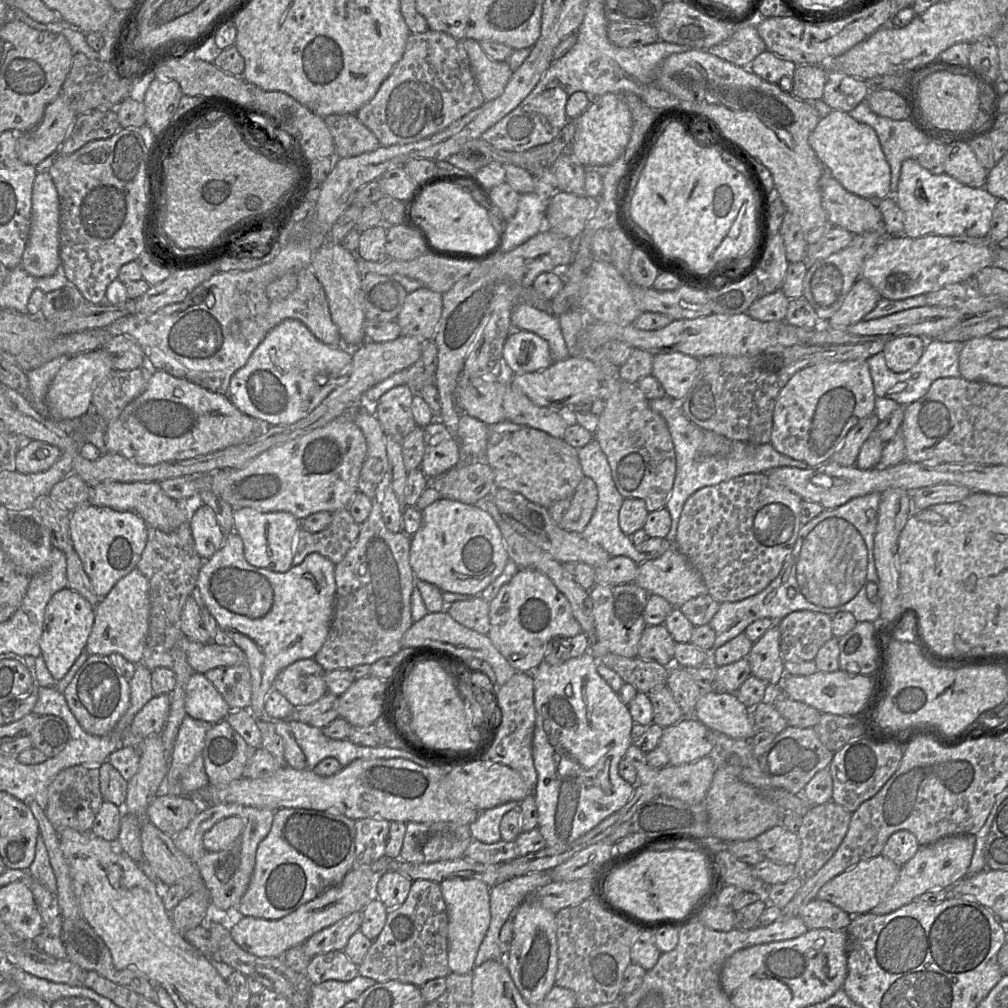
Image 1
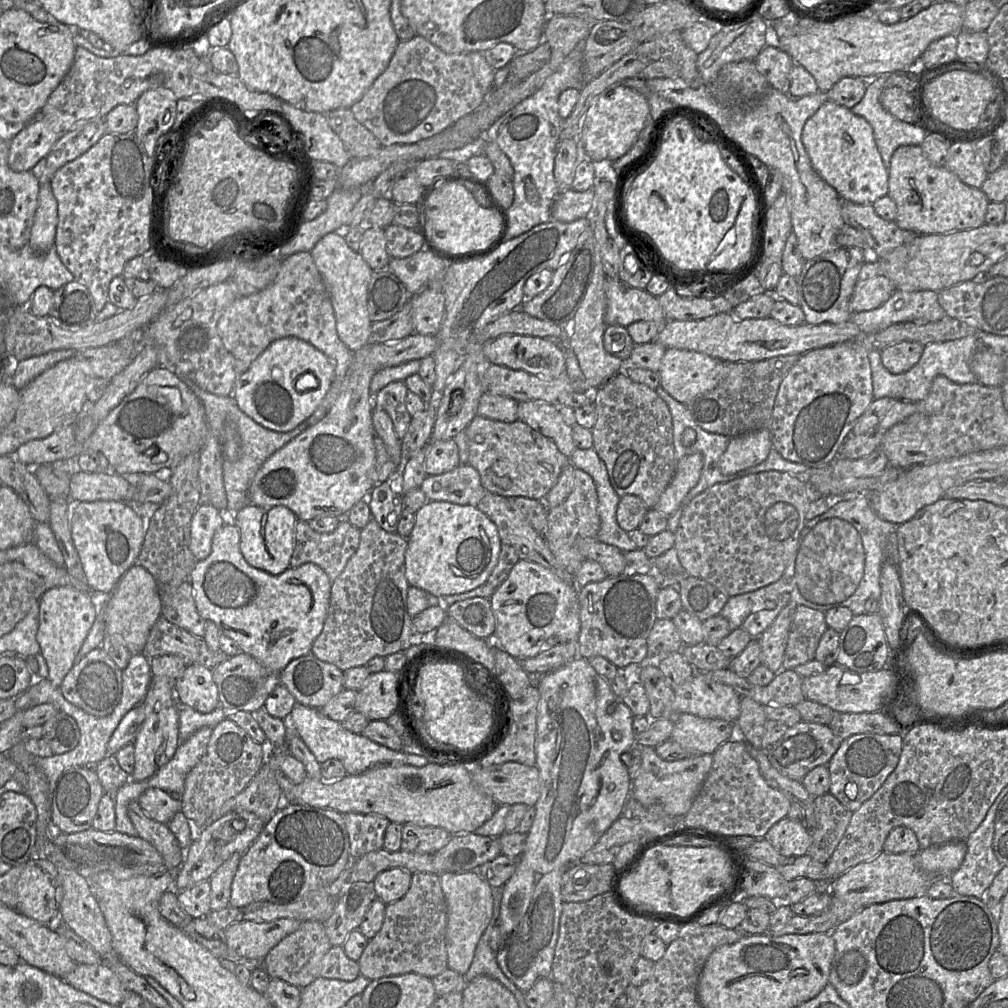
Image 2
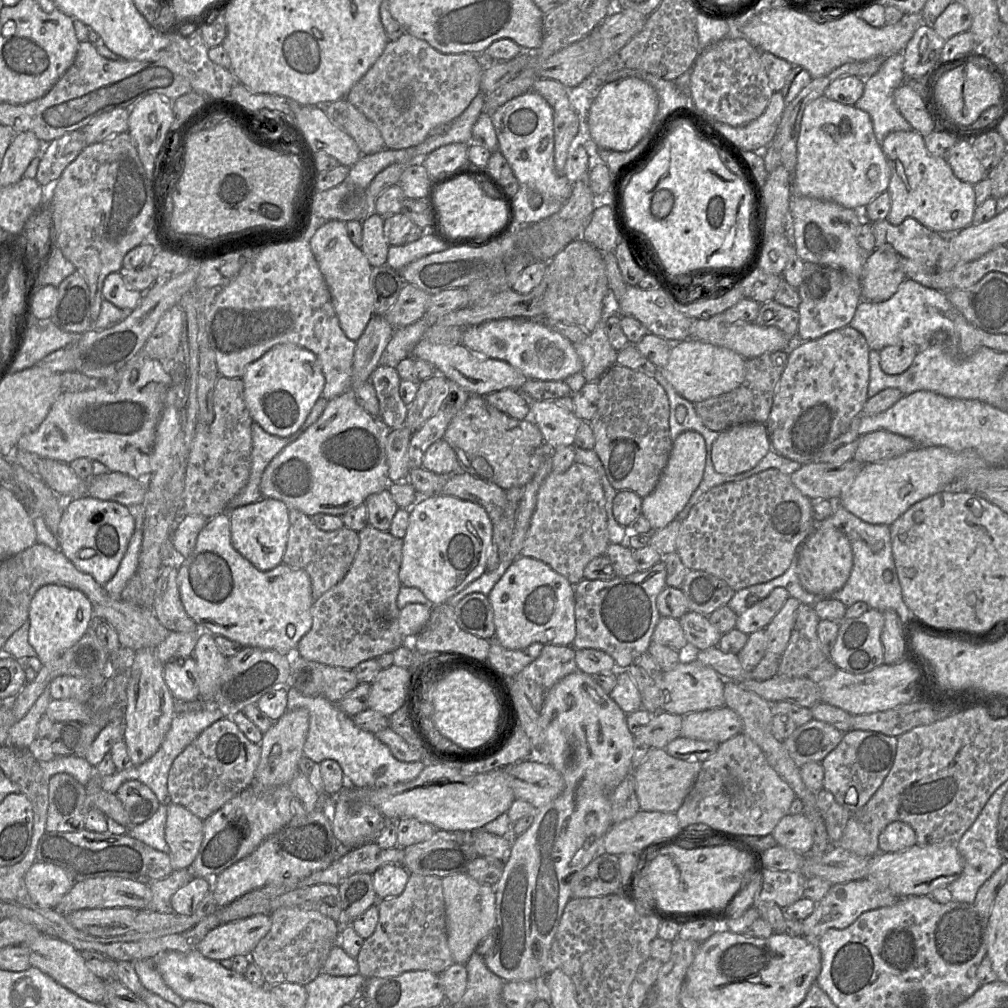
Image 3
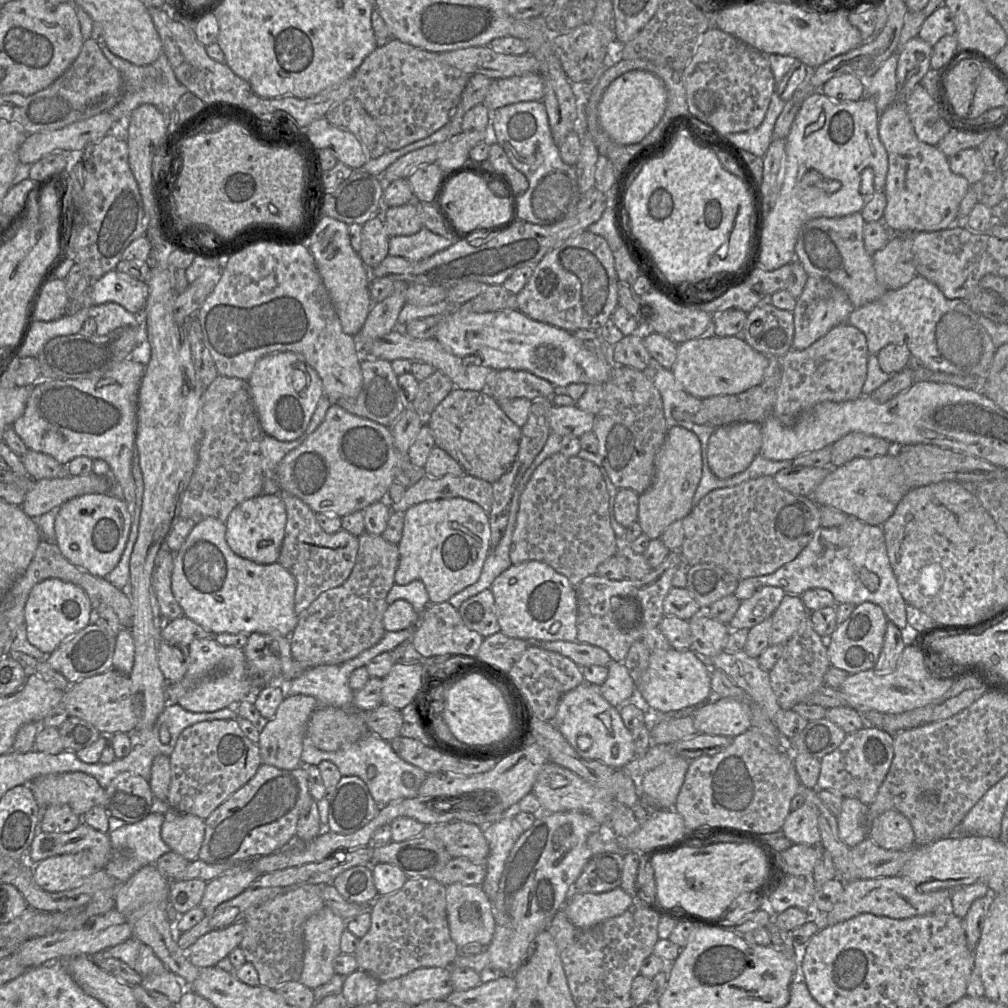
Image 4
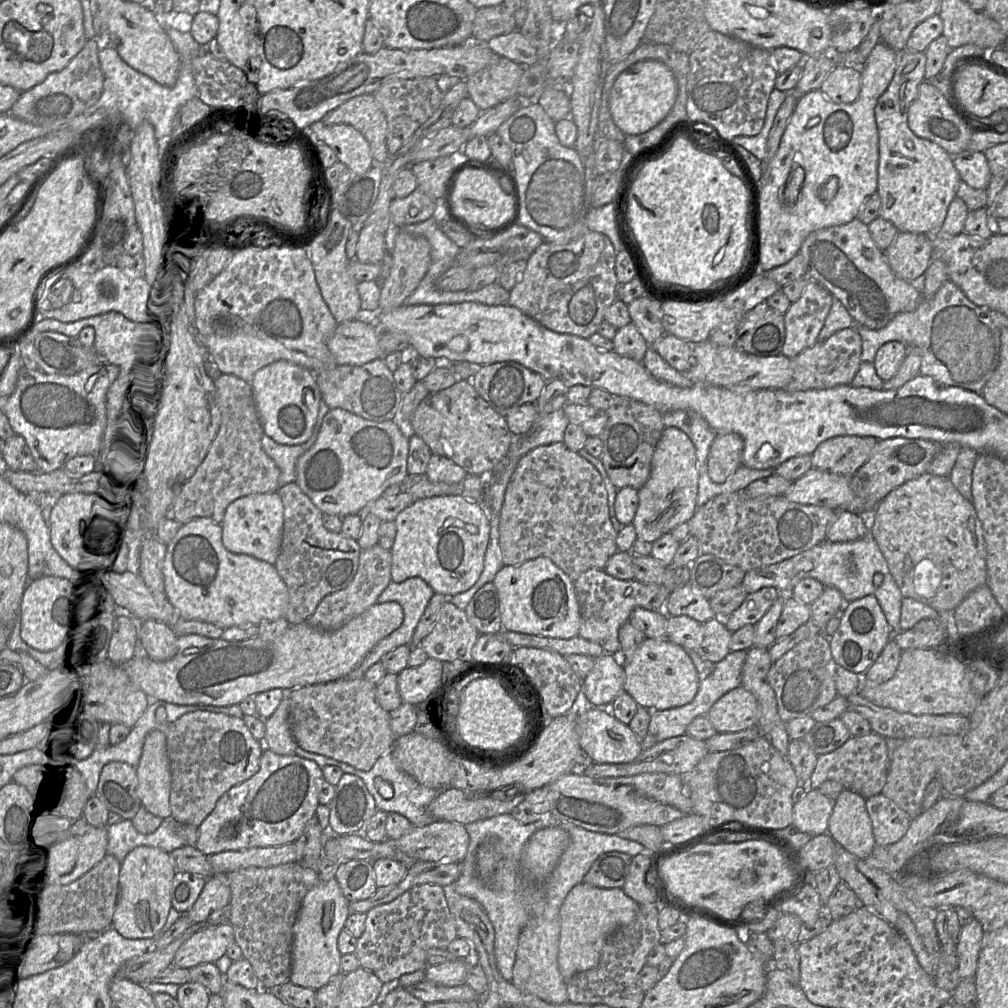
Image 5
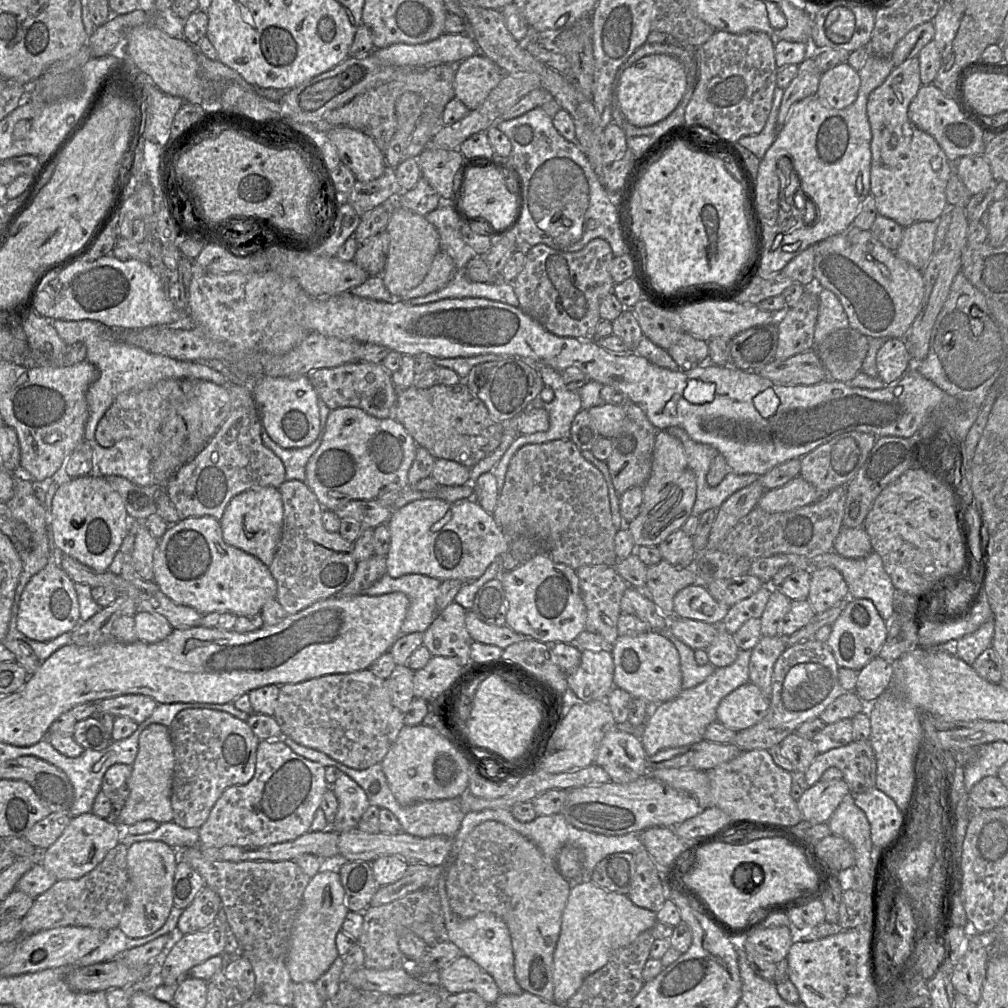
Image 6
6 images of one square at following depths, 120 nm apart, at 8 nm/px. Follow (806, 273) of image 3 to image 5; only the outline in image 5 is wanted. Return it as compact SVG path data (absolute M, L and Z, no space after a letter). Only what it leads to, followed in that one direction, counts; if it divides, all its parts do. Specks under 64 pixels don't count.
M807 279L800 298L784 313L785 341L781 354L789 359L818 341L833 296L820 283Z

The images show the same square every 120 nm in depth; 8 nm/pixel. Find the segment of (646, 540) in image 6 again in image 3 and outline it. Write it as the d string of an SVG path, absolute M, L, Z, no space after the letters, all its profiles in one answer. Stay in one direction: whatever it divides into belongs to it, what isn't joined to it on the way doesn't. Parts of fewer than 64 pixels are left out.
M685 431L673 441L668 462L655 489L642 498L641 515L649 521L653 531L667 526L685 507L702 480L705 461L705 440L698 432Z

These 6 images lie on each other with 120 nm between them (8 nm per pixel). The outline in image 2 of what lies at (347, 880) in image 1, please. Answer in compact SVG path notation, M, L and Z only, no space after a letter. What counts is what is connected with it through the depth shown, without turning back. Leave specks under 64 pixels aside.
M279 918L269 922L241 921L224 929L228 948L251 961L262 961L284 937L296 931L302 921Z

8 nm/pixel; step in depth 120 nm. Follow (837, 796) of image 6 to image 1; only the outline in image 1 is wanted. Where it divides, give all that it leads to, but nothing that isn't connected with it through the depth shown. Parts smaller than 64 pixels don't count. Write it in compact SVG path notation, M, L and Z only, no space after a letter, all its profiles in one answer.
M778 824L756 838L765 859L777 864L793 864L800 857L800 839L783 825Z

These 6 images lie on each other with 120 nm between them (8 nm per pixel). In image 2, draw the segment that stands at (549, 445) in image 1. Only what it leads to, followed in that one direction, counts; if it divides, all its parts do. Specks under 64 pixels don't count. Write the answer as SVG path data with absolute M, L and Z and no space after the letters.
M477 414L464 431L468 445L467 463L478 472L483 488L497 495L543 500L562 470L571 463L552 440L520 420L503 422Z

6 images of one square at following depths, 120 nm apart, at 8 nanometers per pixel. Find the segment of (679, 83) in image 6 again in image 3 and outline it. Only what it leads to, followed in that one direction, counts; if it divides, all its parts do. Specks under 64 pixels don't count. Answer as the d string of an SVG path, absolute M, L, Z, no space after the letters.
M627 77L605 83L598 91L589 111L589 131L601 149L627 152L649 132L658 110L658 96L646 81Z

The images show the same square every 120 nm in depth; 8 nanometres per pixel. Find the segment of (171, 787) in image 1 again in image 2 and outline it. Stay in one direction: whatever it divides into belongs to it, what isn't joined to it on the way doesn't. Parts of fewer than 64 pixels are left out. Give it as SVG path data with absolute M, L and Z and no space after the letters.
M178 702L179 744L203 727L213 728L225 717L225 711L220 705L210 713L200 713L188 705Z

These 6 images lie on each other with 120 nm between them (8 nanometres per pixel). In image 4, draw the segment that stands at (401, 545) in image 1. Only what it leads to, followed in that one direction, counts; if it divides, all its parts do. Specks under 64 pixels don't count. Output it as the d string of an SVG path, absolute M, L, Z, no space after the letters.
M363 532L358 537L358 546L355 564L343 584L321 593L298 615L298 624L290 635L291 654L293 659L307 668L335 665L350 660L379 642L386 632L383 615L388 607L386 596L394 584L394 574L399 559L398 547L386 541L382 535L367 532Z

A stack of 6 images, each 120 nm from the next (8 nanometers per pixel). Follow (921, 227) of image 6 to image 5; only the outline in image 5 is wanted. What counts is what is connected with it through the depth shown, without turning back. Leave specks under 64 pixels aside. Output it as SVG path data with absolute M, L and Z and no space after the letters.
M898 232L884 251L892 271L910 283L919 283L932 261L932 236Z

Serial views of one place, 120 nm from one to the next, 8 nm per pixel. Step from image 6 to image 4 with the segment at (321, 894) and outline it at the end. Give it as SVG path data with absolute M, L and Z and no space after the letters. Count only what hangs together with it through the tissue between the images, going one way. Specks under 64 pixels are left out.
M324 906L304 924L303 969L298 981L314 990L334 975L333 961L341 954L340 940L346 920Z

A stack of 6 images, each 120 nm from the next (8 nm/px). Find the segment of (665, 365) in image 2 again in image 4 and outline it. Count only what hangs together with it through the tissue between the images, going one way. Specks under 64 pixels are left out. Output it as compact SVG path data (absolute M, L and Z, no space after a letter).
M713 334L681 343L676 361L670 369L676 381L690 395L705 399L718 395L734 395L761 383L769 357L757 352L739 336L717 337Z

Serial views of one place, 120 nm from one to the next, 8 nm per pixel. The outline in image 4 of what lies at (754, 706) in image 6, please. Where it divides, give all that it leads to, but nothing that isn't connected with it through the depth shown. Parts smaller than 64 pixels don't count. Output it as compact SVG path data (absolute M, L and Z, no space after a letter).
M733 698L709 699L692 713L698 733L734 738L751 728L749 707Z

